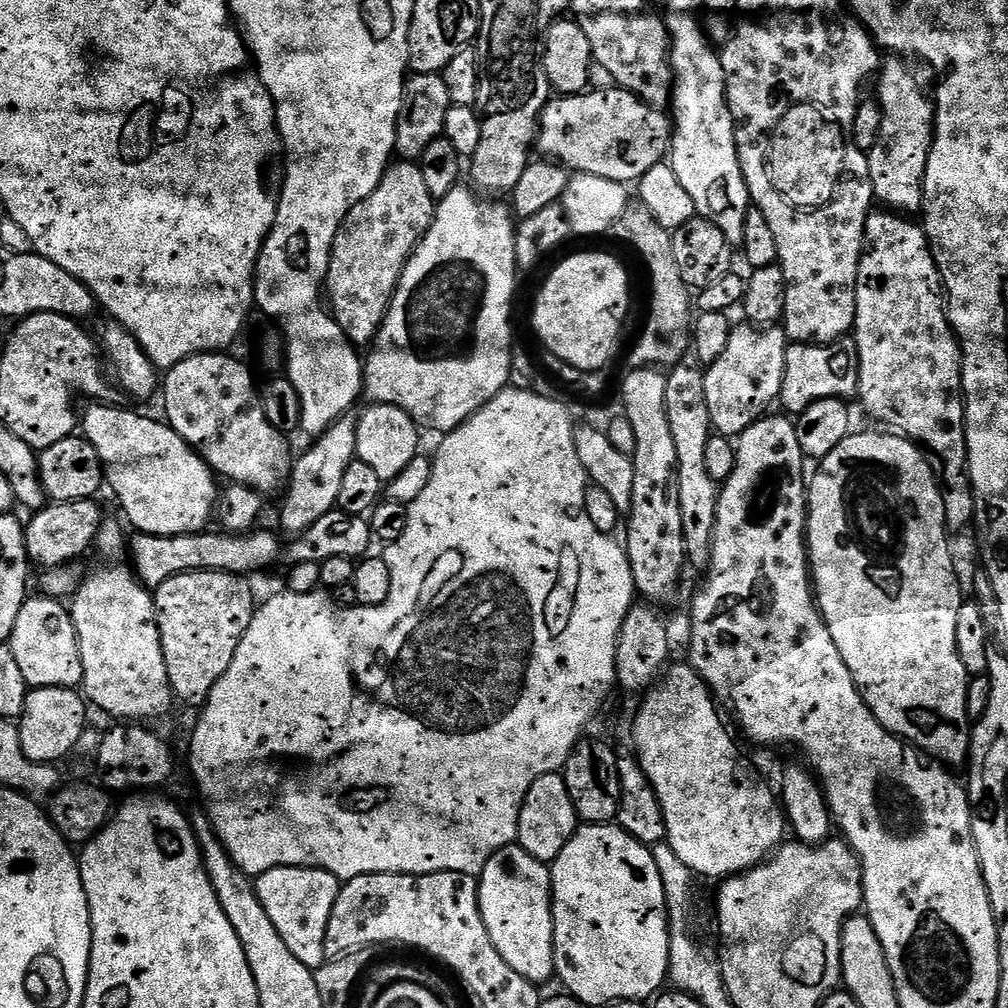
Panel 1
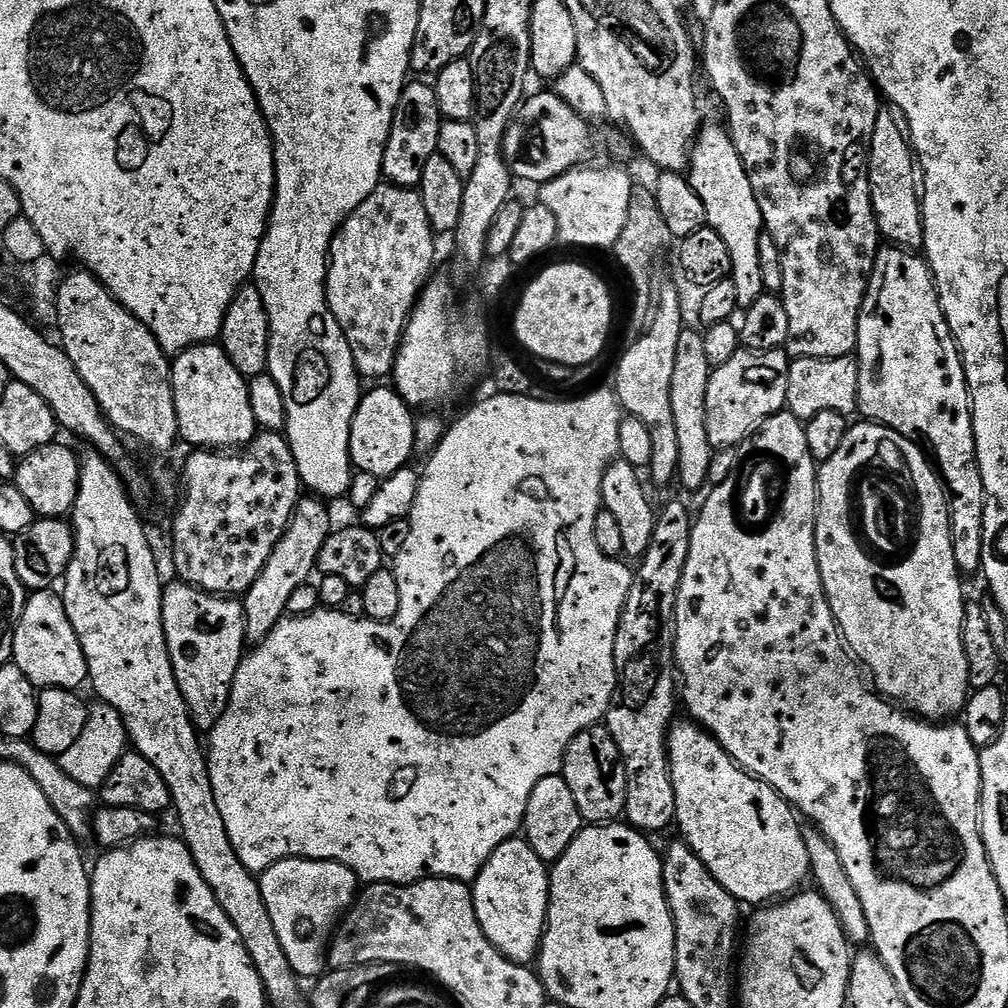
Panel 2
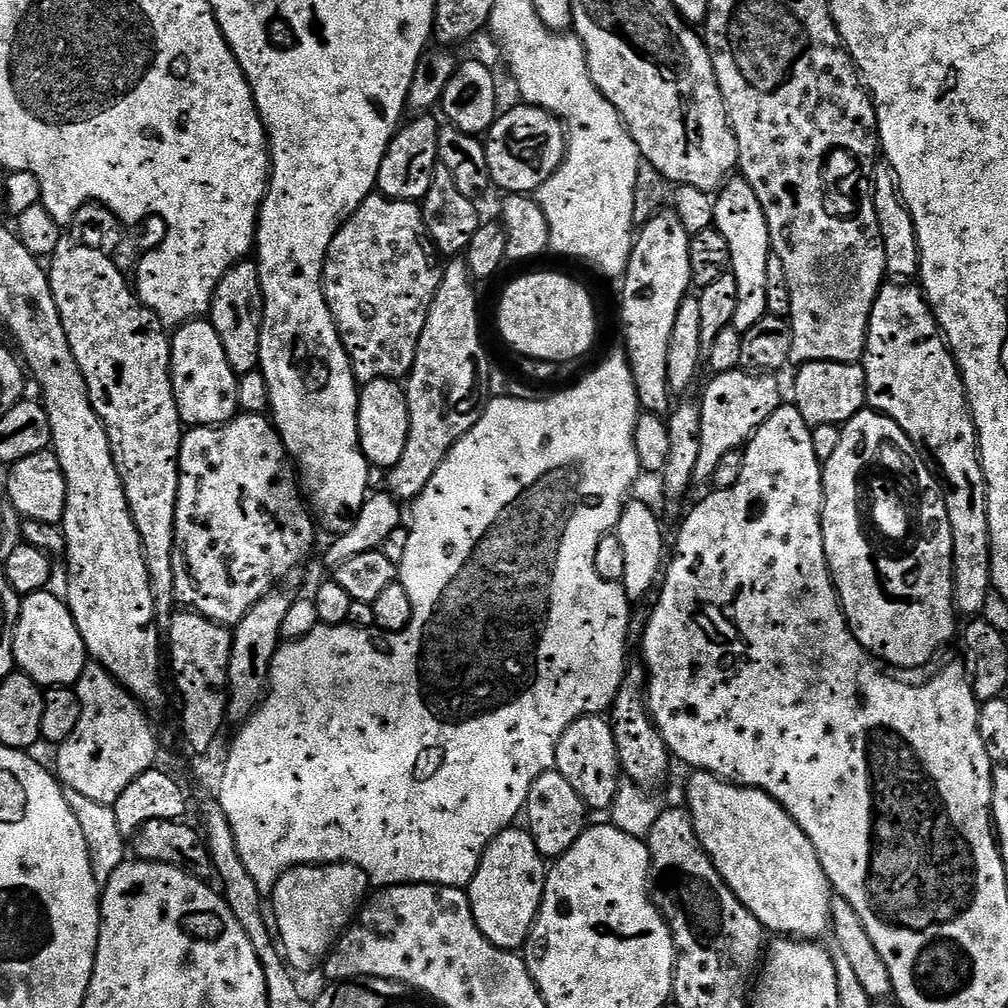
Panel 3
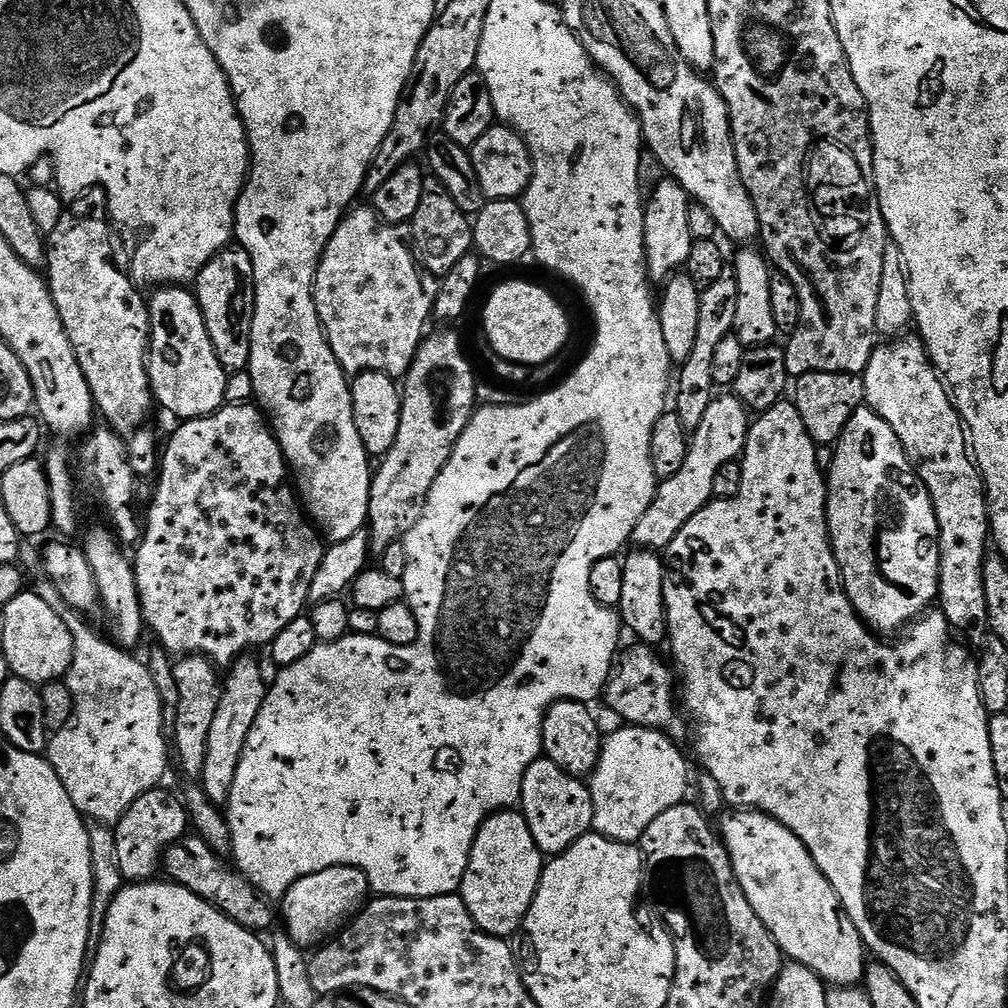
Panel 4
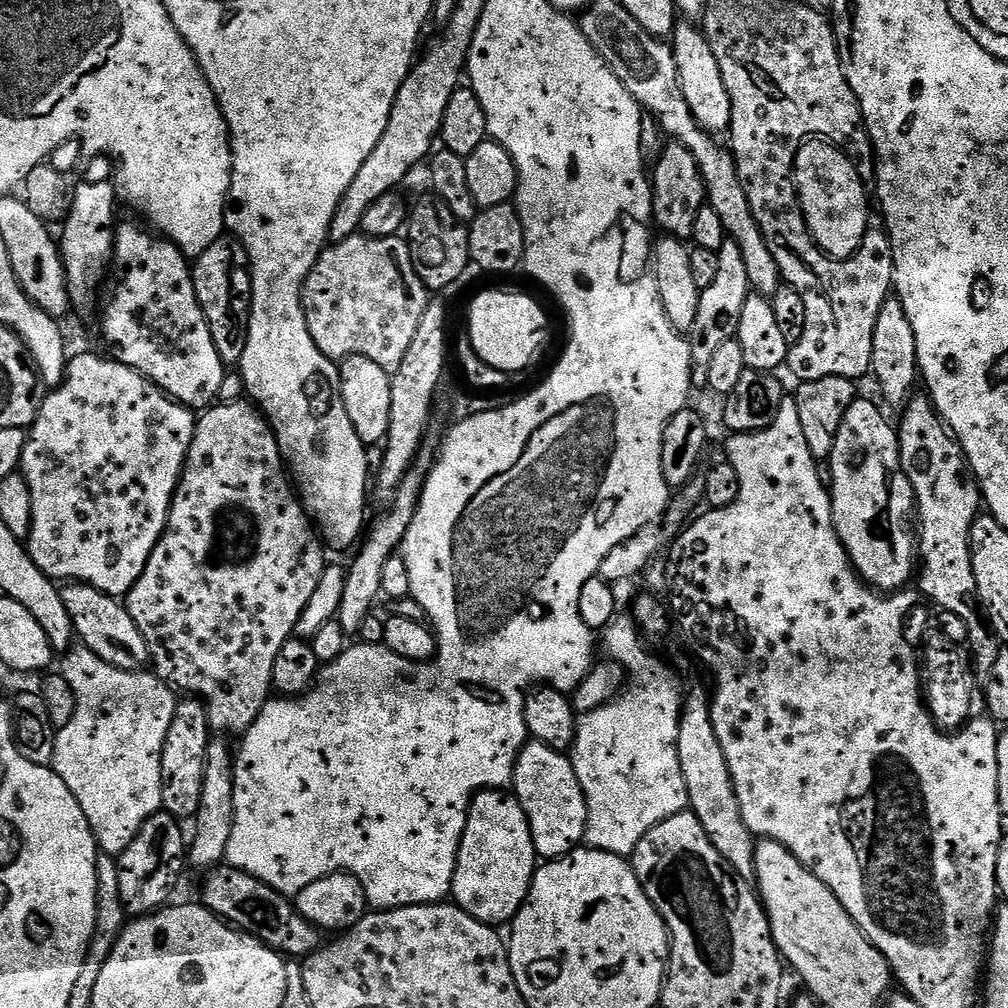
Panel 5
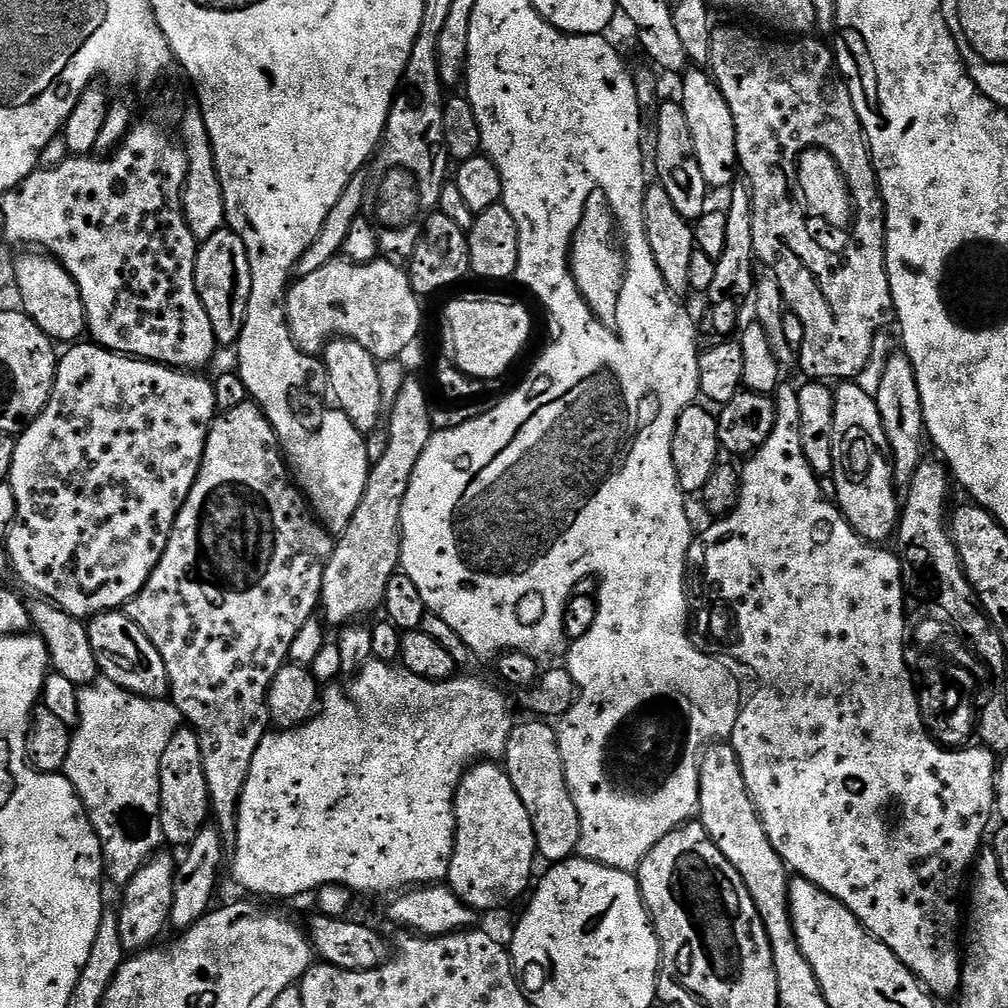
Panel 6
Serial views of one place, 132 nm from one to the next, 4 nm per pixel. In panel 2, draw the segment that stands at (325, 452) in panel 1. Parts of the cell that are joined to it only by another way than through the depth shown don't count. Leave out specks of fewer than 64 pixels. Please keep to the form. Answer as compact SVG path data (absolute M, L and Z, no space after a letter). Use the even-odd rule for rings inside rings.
M301 495L292 515L292 521L288 523L288 528L282 534L278 546L274 546L274 554L266 558L266 566L262 566L262 574L258 574L254 586L250 586L250 590L243 593L246 637L249 641L264 640L266 634L274 630L276 623L285 619L294 590L298 590L298 586L307 584L313 579L312 571L314 573L317 571L322 546L334 531L332 516L324 504L327 503L315 495Z

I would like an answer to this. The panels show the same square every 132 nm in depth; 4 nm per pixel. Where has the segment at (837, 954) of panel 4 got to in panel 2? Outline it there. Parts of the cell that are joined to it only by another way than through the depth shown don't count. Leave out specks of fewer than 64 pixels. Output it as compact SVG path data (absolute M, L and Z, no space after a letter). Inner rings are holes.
M677 719L668 733L668 766L672 769L676 795L675 827L680 828L679 835L736 901L764 906L793 895L803 885L800 883L810 876L810 854L806 854L804 828L799 824L797 813L765 780L745 772L729 758L727 750L699 724L683 719Z

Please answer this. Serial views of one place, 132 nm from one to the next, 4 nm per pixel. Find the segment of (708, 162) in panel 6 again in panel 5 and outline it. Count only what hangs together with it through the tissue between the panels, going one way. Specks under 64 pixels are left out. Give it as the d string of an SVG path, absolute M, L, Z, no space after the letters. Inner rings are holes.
M680 22L672 29L670 47L678 70L678 82L690 114L702 127L713 134L727 133L732 127L730 94L726 94L726 82L722 82L722 70L718 70L718 58L710 50L710 42L695 23Z

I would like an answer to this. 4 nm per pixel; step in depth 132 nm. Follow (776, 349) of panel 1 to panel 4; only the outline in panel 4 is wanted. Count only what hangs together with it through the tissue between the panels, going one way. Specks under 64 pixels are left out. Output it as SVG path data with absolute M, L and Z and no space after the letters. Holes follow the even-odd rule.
M735 394L717 395L710 402L702 422L698 422L695 432L691 433L686 462L674 478L659 481L656 497L652 500L650 510L638 518L638 526L634 526L631 543L640 550L667 550L670 542L713 499L714 474L726 466L726 462L736 460L743 453L750 427L749 409Z

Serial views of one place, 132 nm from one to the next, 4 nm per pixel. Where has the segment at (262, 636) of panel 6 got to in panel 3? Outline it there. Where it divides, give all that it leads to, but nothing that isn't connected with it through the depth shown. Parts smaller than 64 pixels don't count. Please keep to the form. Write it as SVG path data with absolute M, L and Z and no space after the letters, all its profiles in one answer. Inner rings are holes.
M237 414L229 424L219 426L192 426L183 433L180 441L180 481L178 482L178 502L176 503L176 521L174 522L174 590L177 601L185 609L191 610L213 620L216 624L234 626L262 597L277 591L278 586L308 555L316 544L317 525L298 483L298 472L291 456L282 442L276 425L267 415L249 416Z

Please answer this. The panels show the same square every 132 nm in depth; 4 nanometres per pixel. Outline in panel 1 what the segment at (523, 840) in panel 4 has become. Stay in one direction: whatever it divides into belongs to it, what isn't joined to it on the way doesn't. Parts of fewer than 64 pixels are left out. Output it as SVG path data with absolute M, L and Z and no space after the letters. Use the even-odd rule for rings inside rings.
M519 843L508 844L498 850L486 862L484 869L478 873L480 885L480 913L482 922L486 922L486 930L490 934L490 942L506 958L506 966L510 966L522 978L537 986L555 977L554 966L554 930L552 929L552 874L549 865L543 864L538 858L526 854Z

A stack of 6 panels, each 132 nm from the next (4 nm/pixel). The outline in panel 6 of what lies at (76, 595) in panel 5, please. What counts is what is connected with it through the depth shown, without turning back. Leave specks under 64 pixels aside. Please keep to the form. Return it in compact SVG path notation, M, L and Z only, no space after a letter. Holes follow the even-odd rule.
M120 610L103 612L91 617L87 626L90 646L94 646L94 658L103 679L112 680L118 687L148 700L163 700L169 695L166 662L162 662L162 654L154 650L154 642L142 634L140 627L127 614Z

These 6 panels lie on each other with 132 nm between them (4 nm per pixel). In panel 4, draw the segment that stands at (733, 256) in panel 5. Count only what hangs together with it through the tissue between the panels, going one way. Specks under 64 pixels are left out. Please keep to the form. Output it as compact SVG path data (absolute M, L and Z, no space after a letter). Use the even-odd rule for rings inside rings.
M725 267L718 282L710 282L700 294L700 316L698 317L698 339L694 342L694 351L686 362L679 365L674 380L674 410L682 418L682 426L689 432L695 432L698 422L706 414L710 402L718 395L718 385L714 382L714 353L722 343L722 338L733 335L734 314L738 310L738 282L735 267Z

